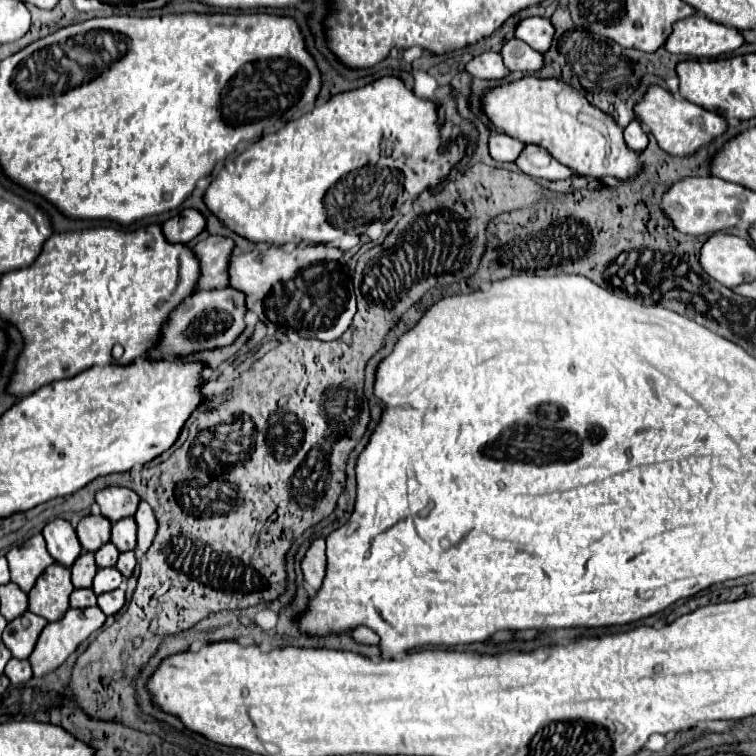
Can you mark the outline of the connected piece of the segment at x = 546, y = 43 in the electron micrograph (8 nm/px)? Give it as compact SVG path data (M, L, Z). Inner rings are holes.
M528 17L528 19L518 23L516 39L522 39L532 49L546 53L548 47L552 47L554 25L550 23L550 19L544 19L544 17Z

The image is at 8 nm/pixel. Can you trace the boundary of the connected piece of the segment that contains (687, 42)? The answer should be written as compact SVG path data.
M692 15L674 23L674 31L664 47L676 55L716 59L736 51L742 43L744 39L738 29L722 27L704 15Z

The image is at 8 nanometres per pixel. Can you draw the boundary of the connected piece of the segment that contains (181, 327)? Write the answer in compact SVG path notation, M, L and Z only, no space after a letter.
M232 287L214 289L214 291L196 291L170 315L170 321L164 327L158 347L152 349L148 357L158 359L160 351L168 355L188 355L234 343L234 339L246 329L244 315L248 313L248 309L244 297L246 295L242 295L238 289Z

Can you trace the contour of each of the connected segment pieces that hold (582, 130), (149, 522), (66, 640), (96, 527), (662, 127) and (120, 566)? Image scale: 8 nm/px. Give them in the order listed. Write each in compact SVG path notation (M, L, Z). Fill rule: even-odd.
M530 75L520 81L500 85L486 91L484 111L496 127L504 127L502 131L506 135L530 143L516 161L516 165L530 177L560 181L572 179L578 173L594 179L626 181L642 169L640 153L626 147L622 137L624 129L616 123L616 119L588 103L584 95L562 81ZM538 137L544 137L544 143Z
M142 501L138 505L138 511L136 511L136 523L138 523L138 545L136 549L140 549L142 553L146 553L150 549L150 543L154 541L154 535L158 531L158 521L156 521L156 515L152 511L152 507Z
M88 607L88 609L68 609L64 619L56 621L56 623L48 623L32 651L32 655L28 657L34 677L38 675L46 675L46 671L54 671L58 669L96 629L100 629L106 621L106 615L102 615L100 607Z
M102 515L84 517L76 527L82 549L96 553L102 545L110 543L110 527L112 527L112 523Z
M650 87L644 99L634 107L634 111L650 127L660 149L664 149L668 155L674 155L674 157L688 157L696 153L700 147L710 145L716 137L724 135L728 129L726 119L722 119L720 115L706 111L678 95L672 95L662 87Z
M126 551L126 553L120 553L120 559L116 563L116 569L124 575L124 579L130 579L132 573L134 573L134 567L136 567L136 559L134 559L134 551Z

